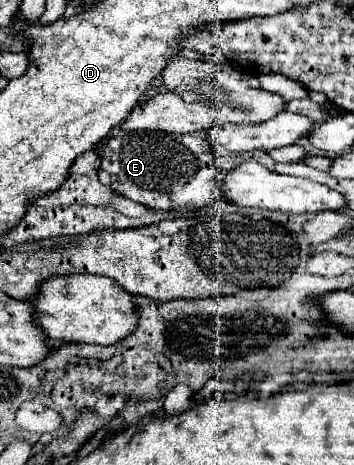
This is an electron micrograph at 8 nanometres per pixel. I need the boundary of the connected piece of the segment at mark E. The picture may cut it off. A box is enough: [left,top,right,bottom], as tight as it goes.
[97,131,223,211]

